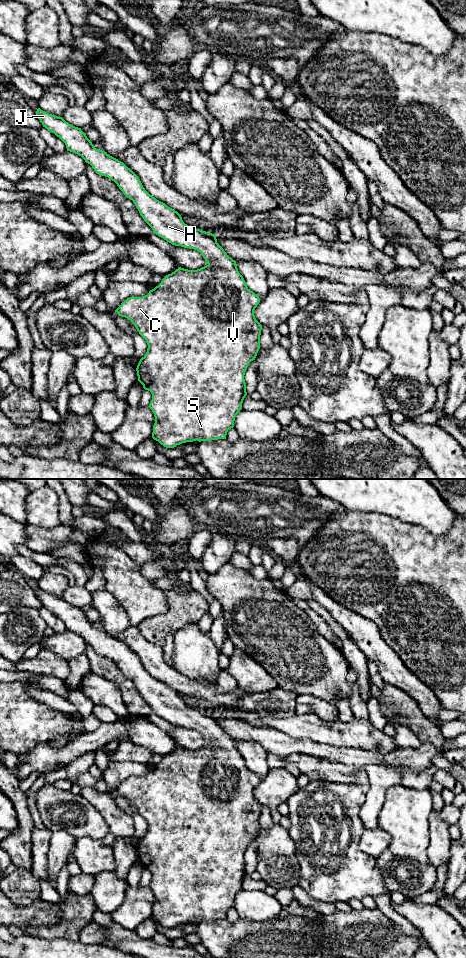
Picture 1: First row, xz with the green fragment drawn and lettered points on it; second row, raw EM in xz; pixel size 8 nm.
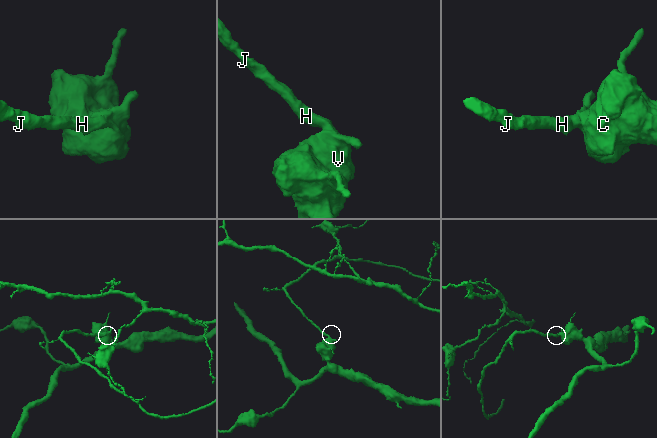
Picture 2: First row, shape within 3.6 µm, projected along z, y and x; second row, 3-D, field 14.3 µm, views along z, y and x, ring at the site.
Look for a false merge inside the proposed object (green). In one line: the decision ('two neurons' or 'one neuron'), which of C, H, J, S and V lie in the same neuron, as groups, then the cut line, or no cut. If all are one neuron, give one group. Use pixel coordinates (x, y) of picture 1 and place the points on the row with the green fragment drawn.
one neuron; groups C H J S V; cut none

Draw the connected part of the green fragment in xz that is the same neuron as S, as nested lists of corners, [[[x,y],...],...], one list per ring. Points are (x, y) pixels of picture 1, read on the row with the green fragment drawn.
[[[40,108],[37,109],[36,116],[43,127],[65,143],[67,151],[78,154],[96,173],[114,181],[123,194],[133,201],[153,233],[172,245],[199,251],[207,262],[206,266],[197,270],[179,267],[166,275],[147,295],[127,298],[115,312],[130,320],[148,345],[147,352],[140,359],[136,371],[138,381],[152,394],[148,406],[155,417],[152,438],[166,448],[174,448],[182,443],[196,440],[201,442],[226,439],[227,432],[234,427],[235,417],[242,409],[243,400],[247,395],[245,372],[260,349],[262,325],[254,315],[254,310],[260,302],[259,296],[247,287],[238,271],[236,261],[217,243],[216,235],[185,224],[177,211],[150,195],[139,177],[123,162],[105,151],[96,149],[81,128]]]

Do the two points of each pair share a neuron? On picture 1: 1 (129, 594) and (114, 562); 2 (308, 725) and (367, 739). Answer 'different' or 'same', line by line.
1: same
2: same

